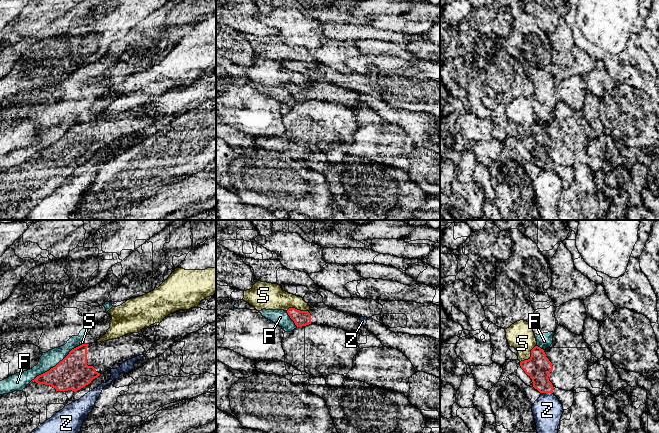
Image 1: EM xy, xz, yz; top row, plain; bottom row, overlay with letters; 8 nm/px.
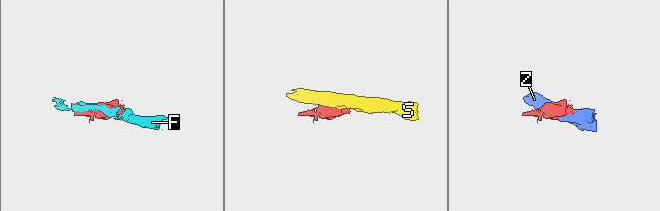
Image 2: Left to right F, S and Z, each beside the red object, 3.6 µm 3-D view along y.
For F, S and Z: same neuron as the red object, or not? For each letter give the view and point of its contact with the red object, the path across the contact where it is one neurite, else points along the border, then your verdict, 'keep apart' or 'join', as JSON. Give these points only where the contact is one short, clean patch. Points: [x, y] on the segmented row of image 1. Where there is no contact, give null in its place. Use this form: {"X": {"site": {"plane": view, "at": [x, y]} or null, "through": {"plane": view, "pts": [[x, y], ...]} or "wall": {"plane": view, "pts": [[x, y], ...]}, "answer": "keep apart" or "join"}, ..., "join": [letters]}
{"F": {"site": {"plane": "xy", "at": [56, 365]}, "answer": "keep apart"}, "S": {"site": {"plane": "yz", "at": [531, 356]}, "wall": {"plane": "yz", "pts": [[535, 345], [531, 350], [531, 355], [520, 362]]}, "answer": "keep apart"}, "Z": {"site": {"plane": "yz", "at": [547, 392]}, "wall": {"plane": "yz", "pts": [[541, 392], [552, 393]]}, "answer": "keep apart"}, "join": []}

